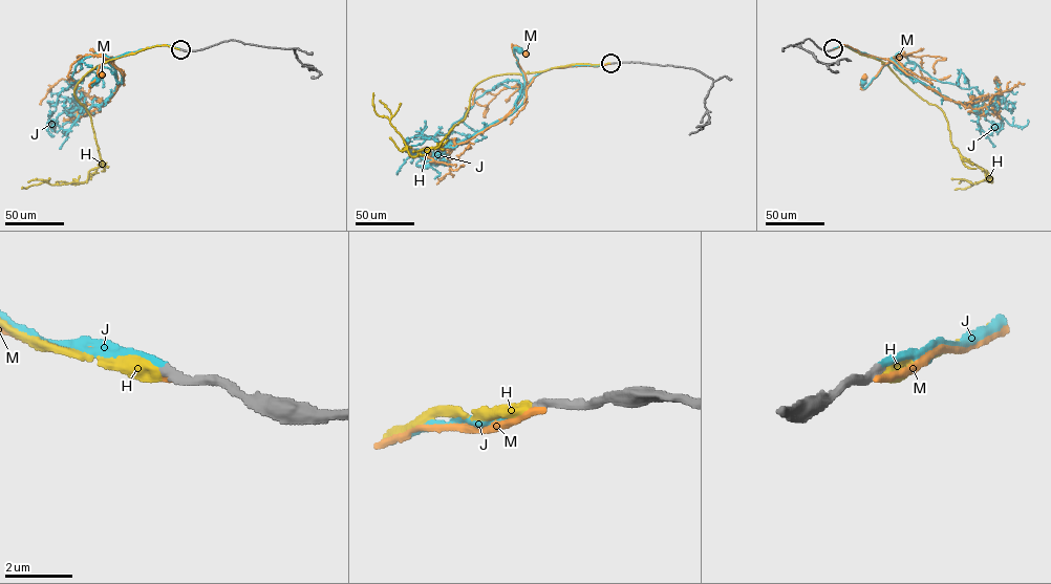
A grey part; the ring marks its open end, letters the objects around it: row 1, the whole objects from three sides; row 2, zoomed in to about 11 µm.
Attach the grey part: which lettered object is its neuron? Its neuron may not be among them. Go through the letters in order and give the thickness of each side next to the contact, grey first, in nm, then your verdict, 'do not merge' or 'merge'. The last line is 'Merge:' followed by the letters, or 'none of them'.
H: 240/400 nm | do not merge
J: 240/200 nm | merge
M: 240/200 nm | do not merge
Merge: J

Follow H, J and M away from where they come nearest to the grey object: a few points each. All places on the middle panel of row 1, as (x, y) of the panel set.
H: (610, 63), (488, 78), (474, 87), (465, 117), (438, 144), (412, 156), (389, 120), (376, 113), (373, 93)
J: (610, 63), (541, 72), (531, 80), (520, 106), (505, 116), (522, 92), (523, 77), (513, 48), (520, 50)
M: (612, 63), (552, 68), (524, 85), (526, 74), (512, 45), (526, 53)

